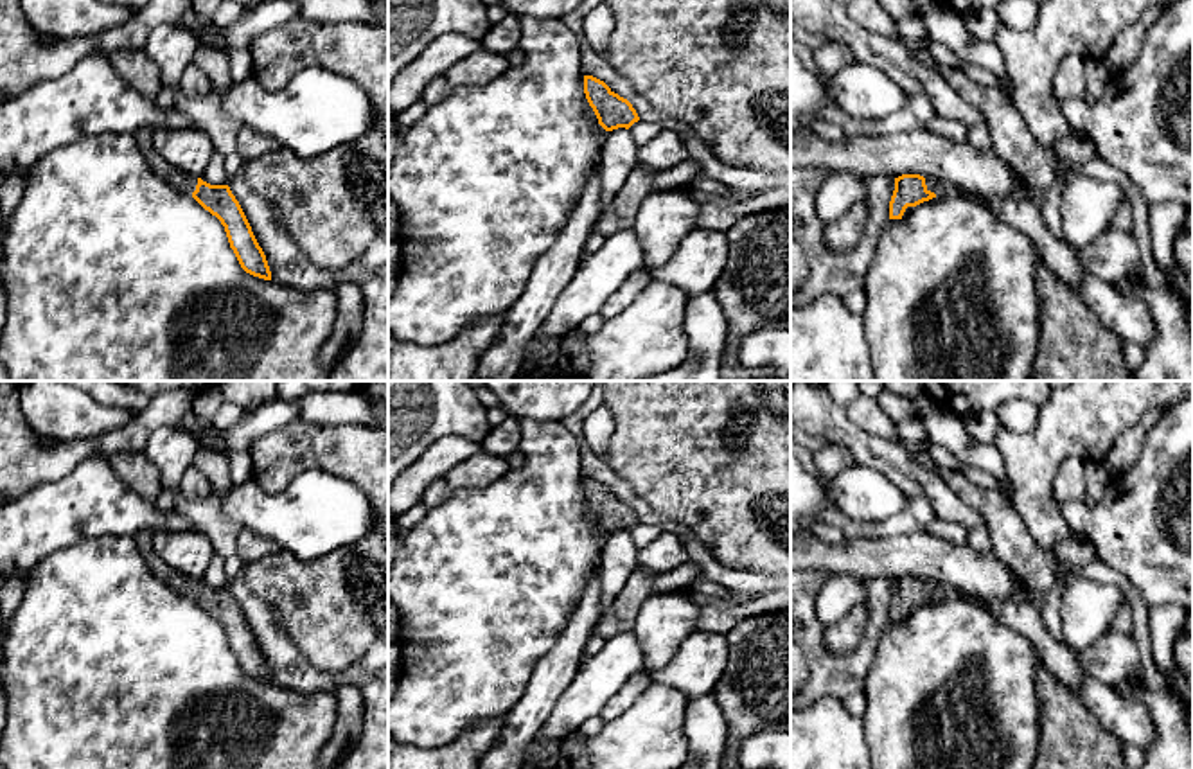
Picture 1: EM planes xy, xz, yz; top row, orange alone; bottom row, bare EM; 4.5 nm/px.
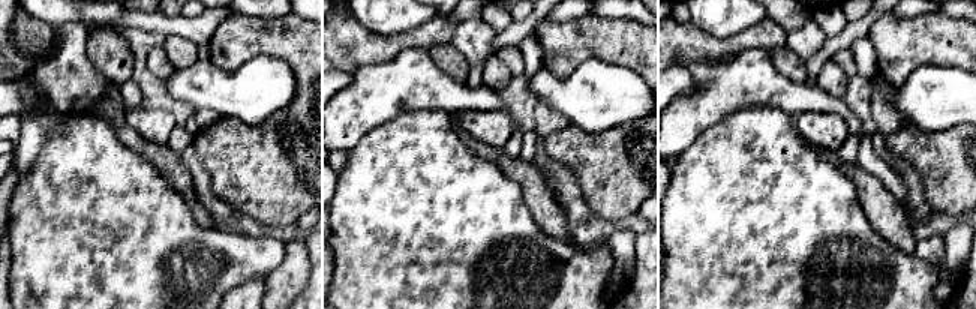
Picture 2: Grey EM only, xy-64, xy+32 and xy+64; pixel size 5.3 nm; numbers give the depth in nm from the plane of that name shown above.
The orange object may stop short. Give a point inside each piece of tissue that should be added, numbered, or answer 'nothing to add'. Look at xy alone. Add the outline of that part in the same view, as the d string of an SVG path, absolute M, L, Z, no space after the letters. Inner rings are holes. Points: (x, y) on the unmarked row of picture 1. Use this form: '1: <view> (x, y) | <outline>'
1: xy (144, 538) | M140 530L133 535L135 544L144 557L146 564L151 568L151 571L169 584L172 589L180 591L185 597L190 597L196 593L198 580L192 580L174 570L171 570L153 550L153 532L151 530Z

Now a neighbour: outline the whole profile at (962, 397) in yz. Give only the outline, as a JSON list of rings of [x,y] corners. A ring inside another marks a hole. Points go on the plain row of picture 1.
[[[916,381],[938,408],[965,419],[995,411],[1004,402],[1024,399],[1035,406],[1047,401],[1047,381]]]

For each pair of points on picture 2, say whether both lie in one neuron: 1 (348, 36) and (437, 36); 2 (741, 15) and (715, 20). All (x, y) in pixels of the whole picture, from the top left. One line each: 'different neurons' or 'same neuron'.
1: same neuron
2: same neuron

